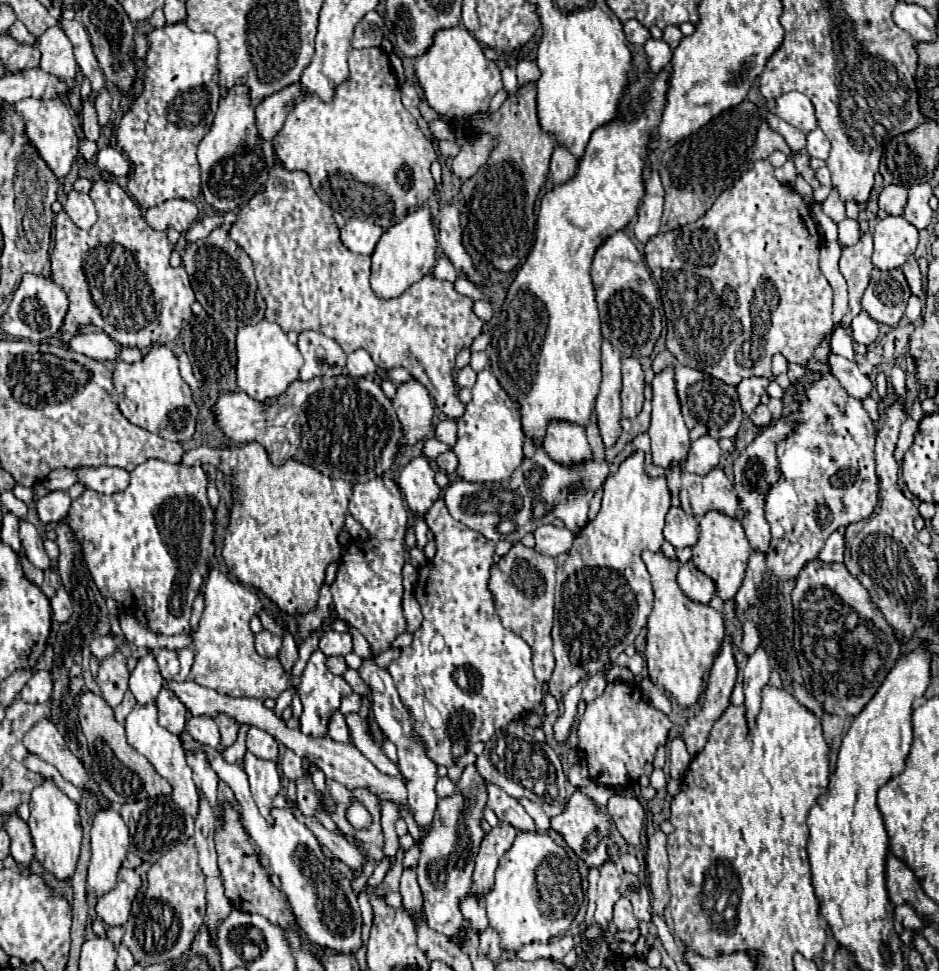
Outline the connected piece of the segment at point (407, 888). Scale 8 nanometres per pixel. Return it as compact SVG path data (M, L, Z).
M415 869L403 871L401 895L403 895L403 909L407 909L407 913L411 913L411 915L423 913L423 895L421 895L421 889L417 883Z

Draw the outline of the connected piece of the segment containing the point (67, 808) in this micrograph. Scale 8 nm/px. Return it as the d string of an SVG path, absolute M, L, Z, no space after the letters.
M45 781L31 793L31 817L29 829L35 841L35 859L49 871L57 881L67 881L73 877L79 849L81 849L81 819L77 811L77 803L71 801L65 793L61 793L53 781Z

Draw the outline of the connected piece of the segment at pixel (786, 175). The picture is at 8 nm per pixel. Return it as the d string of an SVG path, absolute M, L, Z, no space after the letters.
M789 155L787 163L779 169L775 169L775 177L785 183L785 185L793 185L795 179L797 179L797 169L795 169L795 163L793 163L793 155Z

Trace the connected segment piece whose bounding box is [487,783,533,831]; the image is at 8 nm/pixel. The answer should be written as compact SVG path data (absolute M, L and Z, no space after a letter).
M491 783L487 785L487 795L489 795L487 807L495 811L501 823L509 823L521 831L533 831L533 819L529 817L529 813L523 809L523 805L517 799L509 797L503 789Z

